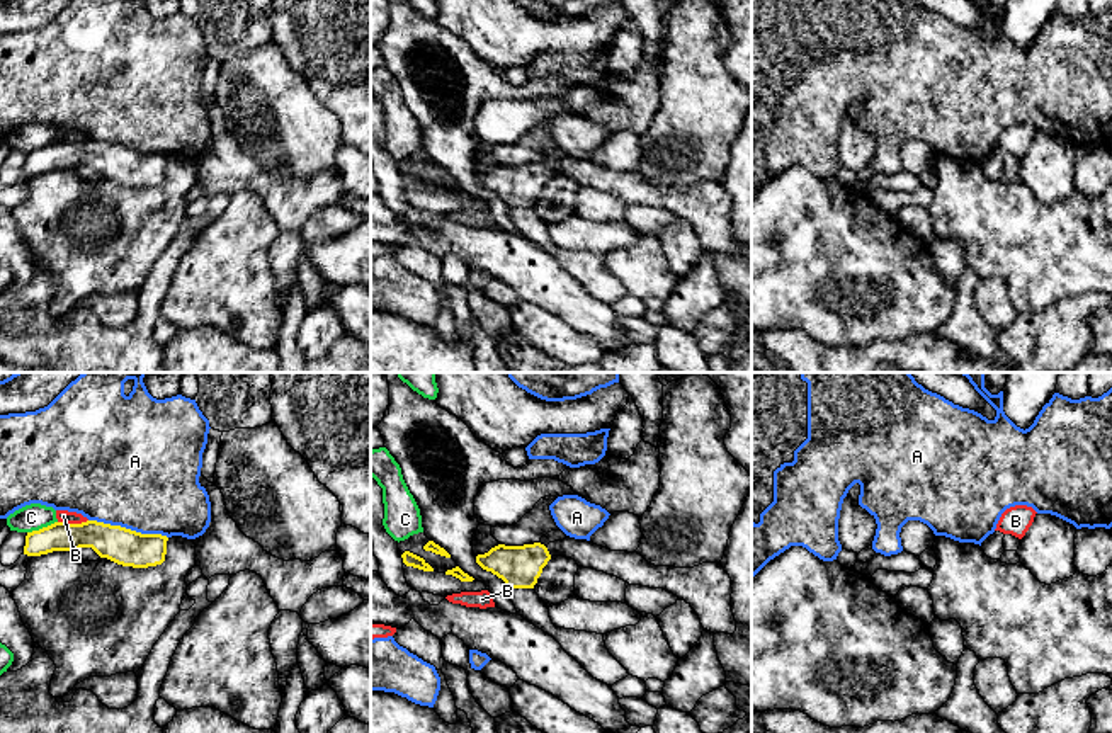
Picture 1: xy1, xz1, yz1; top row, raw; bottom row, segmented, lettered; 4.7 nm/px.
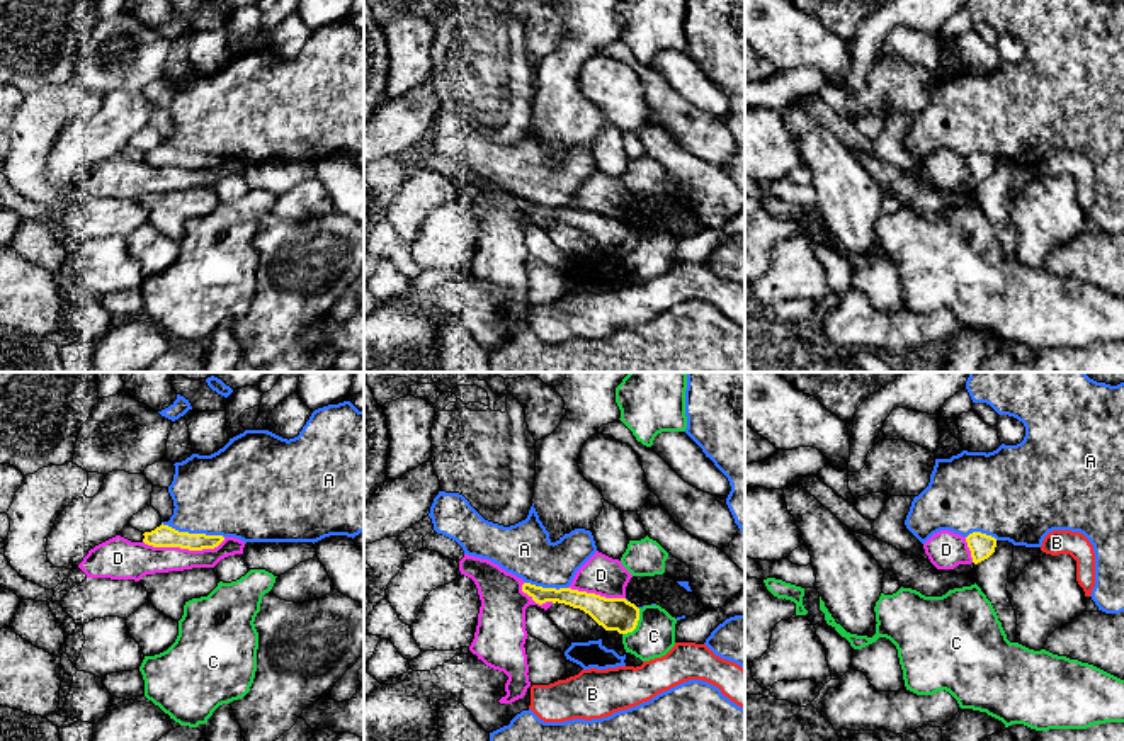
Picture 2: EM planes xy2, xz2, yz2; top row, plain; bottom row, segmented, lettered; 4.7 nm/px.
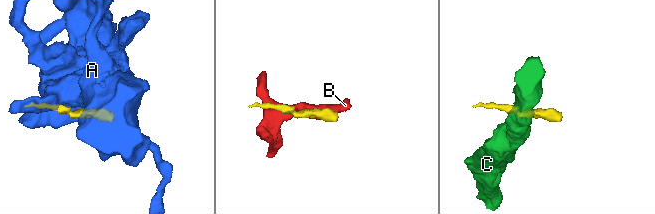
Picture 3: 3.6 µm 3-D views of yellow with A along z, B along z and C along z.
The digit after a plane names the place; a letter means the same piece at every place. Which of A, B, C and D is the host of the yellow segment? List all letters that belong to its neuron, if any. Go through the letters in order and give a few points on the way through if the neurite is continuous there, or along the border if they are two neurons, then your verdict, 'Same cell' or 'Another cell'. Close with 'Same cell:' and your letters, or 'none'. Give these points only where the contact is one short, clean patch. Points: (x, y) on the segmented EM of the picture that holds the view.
A: Another cell
B: Boundary: xy1 (87, 519), (80, 522), (58, 522). Another cell
C: Boundary: xz2 (640, 609), (636, 626), (623, 634). Another cell
D: Another cell
Same cell: none

